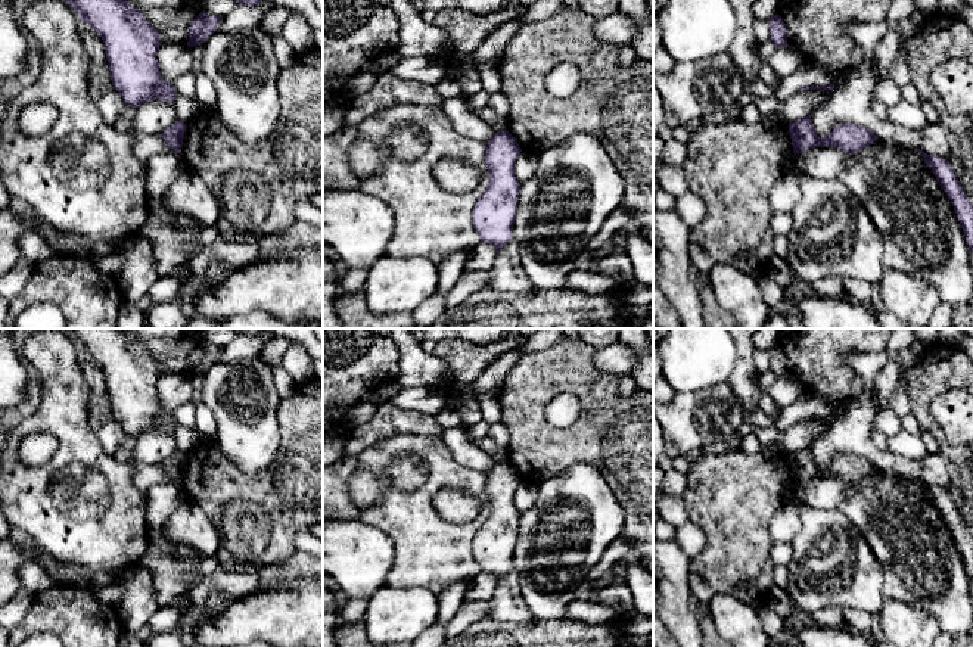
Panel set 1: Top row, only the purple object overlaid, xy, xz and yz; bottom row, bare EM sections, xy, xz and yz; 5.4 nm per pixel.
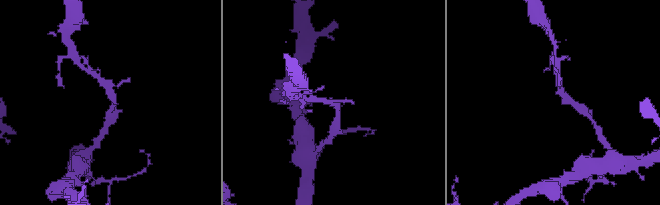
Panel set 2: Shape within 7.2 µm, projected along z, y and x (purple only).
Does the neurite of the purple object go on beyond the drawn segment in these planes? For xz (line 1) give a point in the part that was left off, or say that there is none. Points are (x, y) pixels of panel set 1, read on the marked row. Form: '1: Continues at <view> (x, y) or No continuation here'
1: No continuation here

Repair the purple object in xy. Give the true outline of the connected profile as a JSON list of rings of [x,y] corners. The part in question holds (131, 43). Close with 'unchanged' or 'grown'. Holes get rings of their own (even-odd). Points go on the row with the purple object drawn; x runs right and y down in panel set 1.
[[[65,0],[80,13],[81,22],[88,24],[103,40],[106,60],[111,69],[111,80],[125,105],[139,108],[140,105],[159,99],[174,103],[177,93],[172,83],[161,77],[156,59],[161,46],[158,31],[147,22],[144,15],[124,0]]]; unchanged

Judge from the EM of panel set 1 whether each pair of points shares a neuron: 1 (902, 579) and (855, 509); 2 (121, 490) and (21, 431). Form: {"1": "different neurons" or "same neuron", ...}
{"1": "same neuron", "2": "same neuron"}

